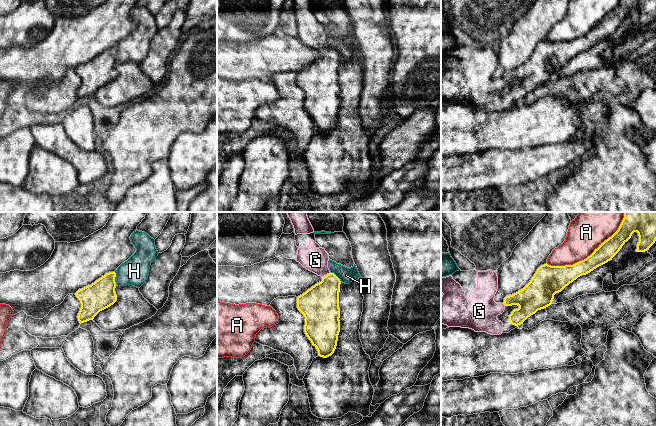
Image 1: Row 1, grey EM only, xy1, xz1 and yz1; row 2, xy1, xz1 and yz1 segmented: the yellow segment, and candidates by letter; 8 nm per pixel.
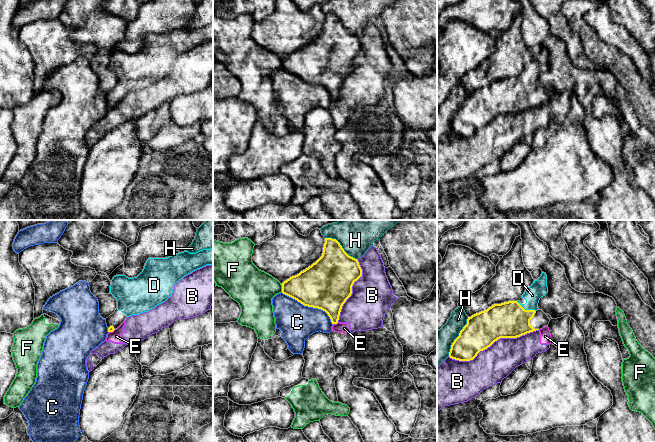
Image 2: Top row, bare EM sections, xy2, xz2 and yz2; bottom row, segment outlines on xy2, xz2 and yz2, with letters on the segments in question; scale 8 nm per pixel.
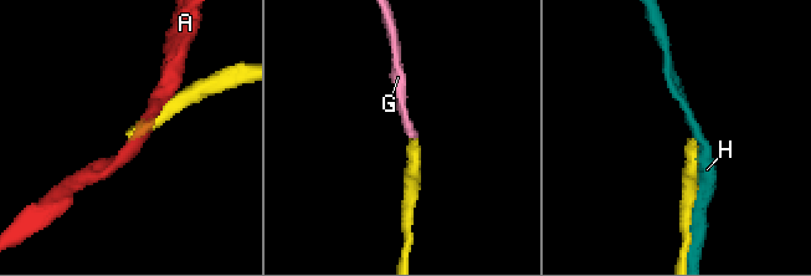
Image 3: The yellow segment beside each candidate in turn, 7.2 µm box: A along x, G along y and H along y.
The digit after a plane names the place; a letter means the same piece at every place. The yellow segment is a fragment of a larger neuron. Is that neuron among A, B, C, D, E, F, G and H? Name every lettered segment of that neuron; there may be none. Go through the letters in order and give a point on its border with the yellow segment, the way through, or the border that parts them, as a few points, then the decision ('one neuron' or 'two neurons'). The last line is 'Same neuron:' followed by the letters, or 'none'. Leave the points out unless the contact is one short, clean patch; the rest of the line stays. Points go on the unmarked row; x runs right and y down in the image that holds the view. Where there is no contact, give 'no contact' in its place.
A: yz1 (584, 35) | two neurons
B: yz2 (493, 118) | two neurons
C: xz2 (309, 82) | two neurons
D: yz2 (526, 86) | one neuron
E: xz2 (335, 99) | along xz2 (338, 98), (333, 100) | two neurons
F: xz2 (282, 64) | two neurons
G: xz1 (327, 50) | across xz1 (320, 80), (327, 67), (327, 50), (315, 36) | one neuron
H: yz2 (458, 112) | two neurons
Same neuron: D, G

